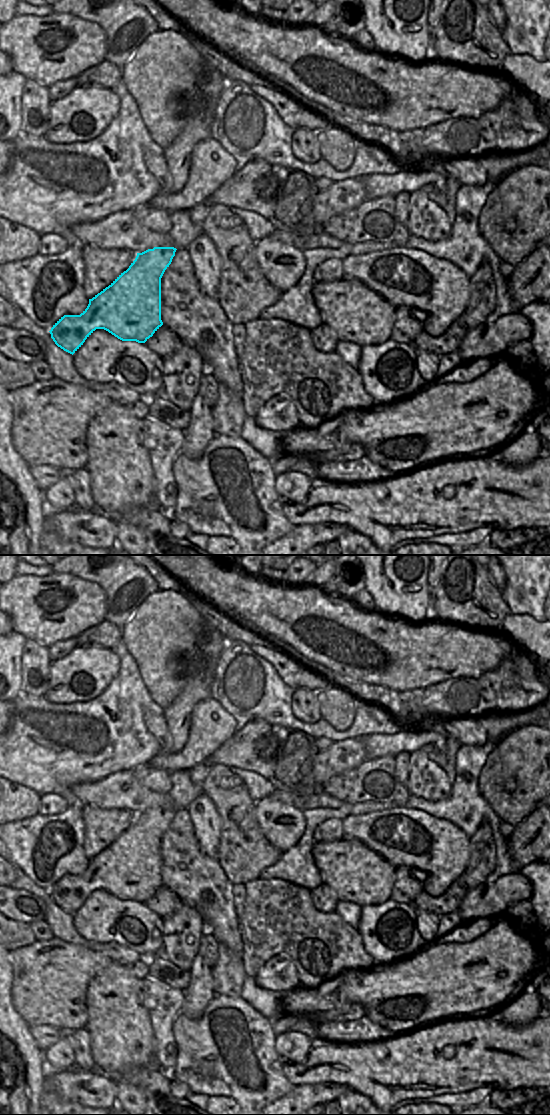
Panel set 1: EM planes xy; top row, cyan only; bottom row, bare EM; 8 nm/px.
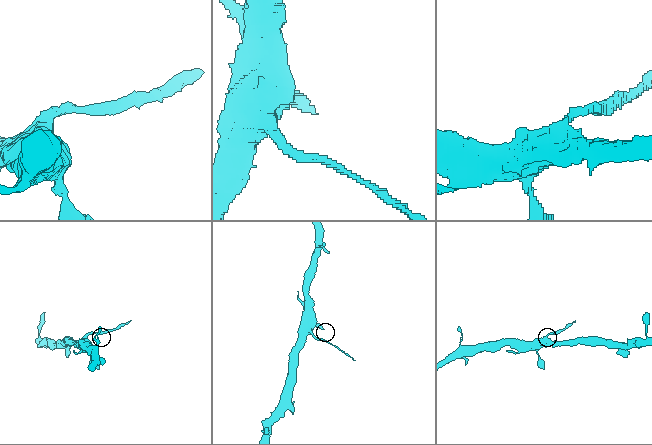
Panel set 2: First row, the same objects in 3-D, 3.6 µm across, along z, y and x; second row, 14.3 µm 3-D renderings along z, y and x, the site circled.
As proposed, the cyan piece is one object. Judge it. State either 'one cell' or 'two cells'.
two cells

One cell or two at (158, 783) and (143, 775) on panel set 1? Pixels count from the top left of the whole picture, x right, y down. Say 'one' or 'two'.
one

